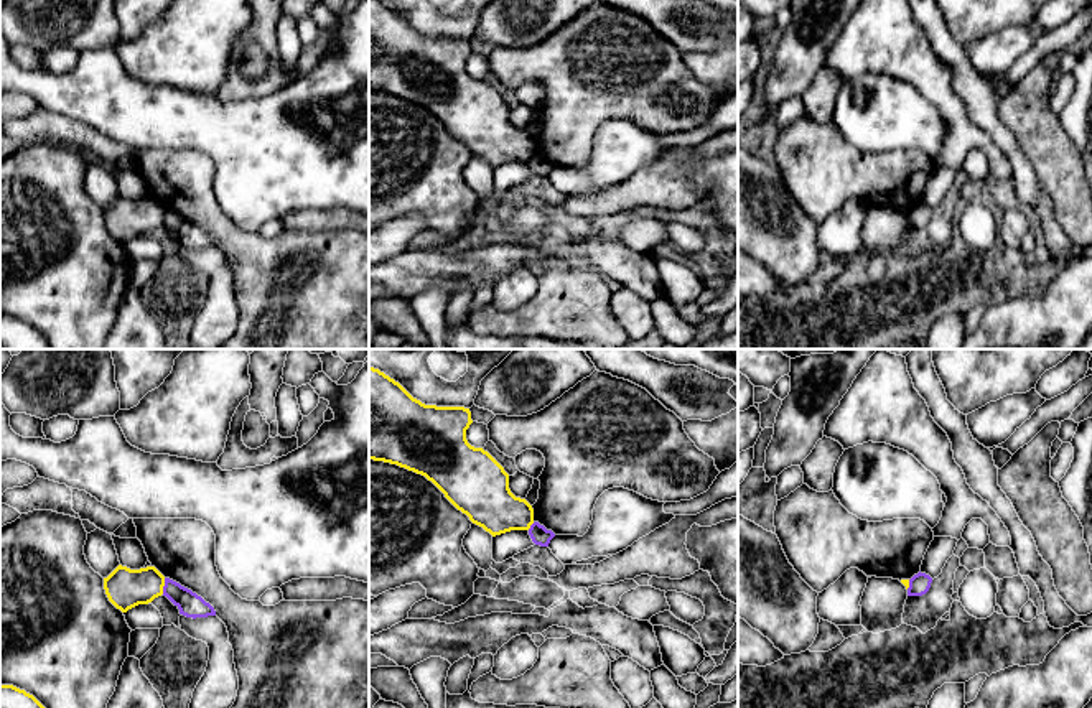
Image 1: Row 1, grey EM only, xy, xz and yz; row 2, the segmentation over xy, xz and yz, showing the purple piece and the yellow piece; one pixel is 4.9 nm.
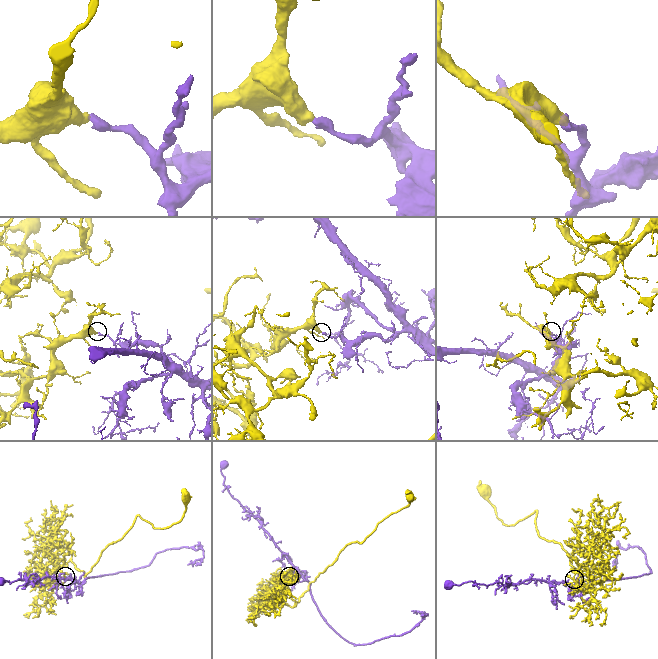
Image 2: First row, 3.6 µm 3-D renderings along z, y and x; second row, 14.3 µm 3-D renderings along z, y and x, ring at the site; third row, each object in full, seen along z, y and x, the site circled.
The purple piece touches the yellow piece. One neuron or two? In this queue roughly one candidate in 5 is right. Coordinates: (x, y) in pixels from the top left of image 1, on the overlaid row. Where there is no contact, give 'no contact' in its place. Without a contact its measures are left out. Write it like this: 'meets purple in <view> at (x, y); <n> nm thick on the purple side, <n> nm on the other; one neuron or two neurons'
meets purple in xy at (163, 586); 120 nm thick on the purple side, 200 nm on the other; two neurons

